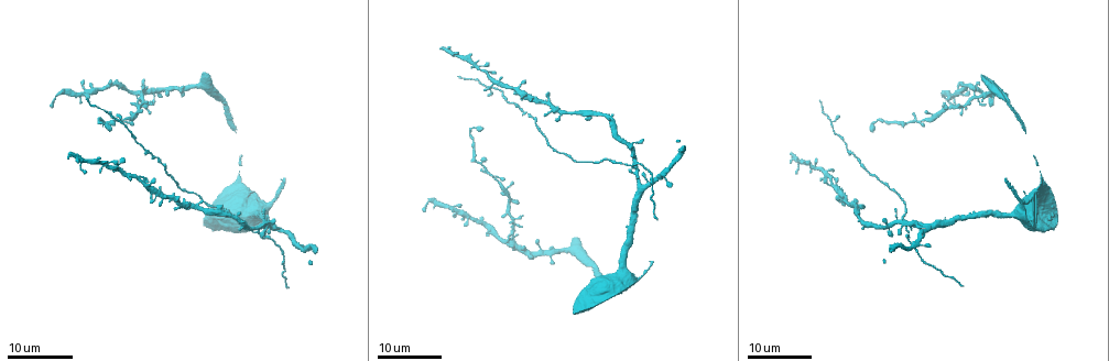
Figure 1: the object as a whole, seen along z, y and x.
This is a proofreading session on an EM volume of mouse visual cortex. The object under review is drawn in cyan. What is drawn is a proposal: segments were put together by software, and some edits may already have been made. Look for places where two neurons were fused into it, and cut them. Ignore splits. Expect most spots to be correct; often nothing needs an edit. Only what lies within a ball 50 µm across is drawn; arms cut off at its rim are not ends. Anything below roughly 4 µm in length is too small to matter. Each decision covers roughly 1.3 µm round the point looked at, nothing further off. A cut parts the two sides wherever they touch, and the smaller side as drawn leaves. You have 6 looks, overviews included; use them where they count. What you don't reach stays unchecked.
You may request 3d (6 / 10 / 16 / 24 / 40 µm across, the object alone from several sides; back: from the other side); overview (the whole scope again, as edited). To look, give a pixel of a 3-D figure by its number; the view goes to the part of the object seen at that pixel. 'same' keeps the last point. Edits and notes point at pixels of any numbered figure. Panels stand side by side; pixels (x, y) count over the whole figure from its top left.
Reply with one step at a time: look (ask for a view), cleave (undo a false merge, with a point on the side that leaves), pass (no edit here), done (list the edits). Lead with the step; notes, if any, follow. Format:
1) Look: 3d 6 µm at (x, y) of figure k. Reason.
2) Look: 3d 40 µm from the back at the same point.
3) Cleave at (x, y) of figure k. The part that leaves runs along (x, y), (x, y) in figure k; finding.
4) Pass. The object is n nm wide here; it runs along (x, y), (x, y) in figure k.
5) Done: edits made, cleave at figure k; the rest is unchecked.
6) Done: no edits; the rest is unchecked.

Look: 3d 16 µm at (909, 228) of figure 1.

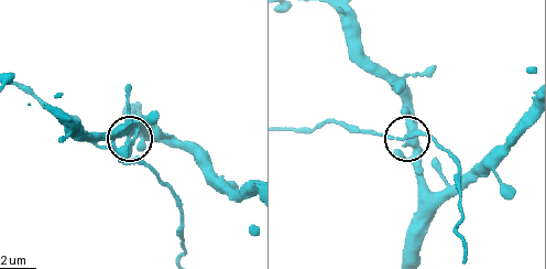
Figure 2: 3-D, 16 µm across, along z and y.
Look: 3d 10 µm at (407, 141) of figure 2. Closer look.

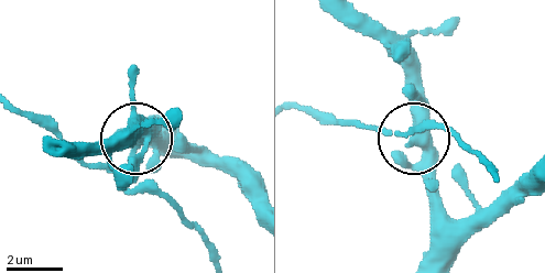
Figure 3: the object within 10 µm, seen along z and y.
Pass. The object is 390 nm wide here; all the same neuron.

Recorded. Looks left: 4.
Look: 3d 16 µm at (474, 160) of figure 1. Three-way junction.

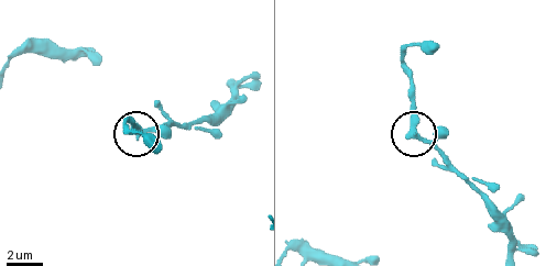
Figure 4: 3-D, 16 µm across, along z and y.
Look: 3d 6 µm at (420, 139) of figure 4. Closer look.

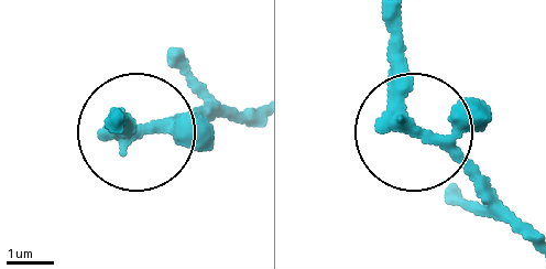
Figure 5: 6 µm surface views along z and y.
Pass. It runs along (250, 105), (120, 129) in figure 5; one neuron here.

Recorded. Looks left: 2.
Look: 3d 16 µm at (100, 120) of figure 1. Abrupt turn.

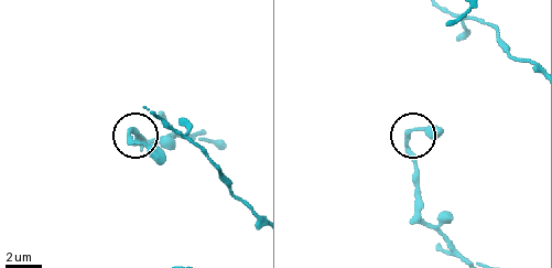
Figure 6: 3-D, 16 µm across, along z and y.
Look: 3d 6 µm at (130, 139) of figure 6.

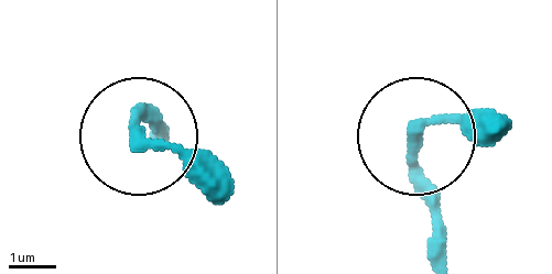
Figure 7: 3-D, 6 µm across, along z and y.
Pass. It runs along (442, 249), (422, 130), (442, 118), (509, 118) in figure 7; one neuron here.

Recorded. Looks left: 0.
Done: no edits; the rest is unchecked.

